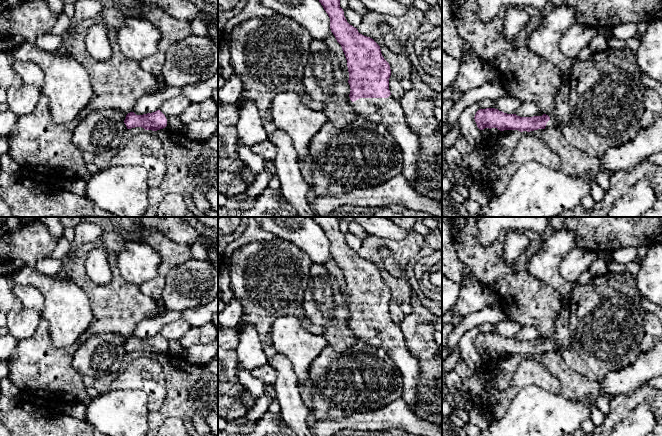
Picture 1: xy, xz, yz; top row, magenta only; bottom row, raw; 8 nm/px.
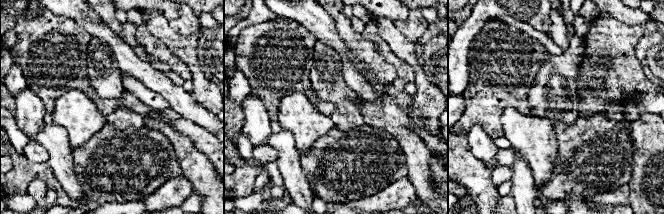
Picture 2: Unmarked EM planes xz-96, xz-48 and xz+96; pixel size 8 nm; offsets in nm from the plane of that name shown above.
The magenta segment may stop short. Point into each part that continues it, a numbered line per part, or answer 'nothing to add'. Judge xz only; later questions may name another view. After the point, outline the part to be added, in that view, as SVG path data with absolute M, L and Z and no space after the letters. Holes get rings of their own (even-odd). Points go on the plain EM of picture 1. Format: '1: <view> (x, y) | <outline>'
1: xz (387, 335) | M390 319L388 322L360 322L349 326L357 339L382 348L391 357L403 378L401 398L411 407L416 405L417 384L419 381L419 362L406 346L400 327Z

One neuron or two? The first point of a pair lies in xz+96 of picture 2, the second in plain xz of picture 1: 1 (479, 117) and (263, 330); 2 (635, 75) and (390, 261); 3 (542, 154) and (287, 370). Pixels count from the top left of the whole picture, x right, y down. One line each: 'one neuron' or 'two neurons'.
1: one neuron
2: two neurons
3: two neurons

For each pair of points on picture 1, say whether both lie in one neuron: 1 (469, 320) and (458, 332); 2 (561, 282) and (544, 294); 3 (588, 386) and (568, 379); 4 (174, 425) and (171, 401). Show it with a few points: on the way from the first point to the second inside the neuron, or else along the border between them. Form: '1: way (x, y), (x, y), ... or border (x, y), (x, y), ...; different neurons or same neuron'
1: way (466, 323), (460, 329); same neuron
2: border (532, 276), (548, 283), (565, 301); different neurons
3: way (583, 386), (575, 386), (573, 384); same neuron
4: border (182, 419), (168, 418), (161, 425); different neurons

